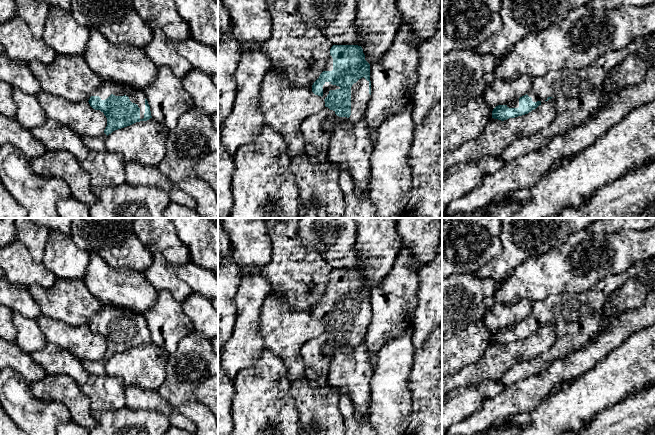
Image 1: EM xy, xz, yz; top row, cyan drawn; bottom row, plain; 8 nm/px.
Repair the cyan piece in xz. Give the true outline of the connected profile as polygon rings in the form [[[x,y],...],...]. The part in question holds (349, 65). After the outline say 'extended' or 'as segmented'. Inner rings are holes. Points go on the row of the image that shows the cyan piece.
[[[333,45],[324,71],[312,85],[312,92],[324,98],[325,107],[307,117],[300,125],[304,136],[304,153],[313,161],[327,161],[330,139],[335,129],[344,122],[356,123],[364,118],[371,95],[370,64],[358,45]]]; extended

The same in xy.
[[[103,80],[88,102],[93,109],[100,110],[106,116],[107,126],[104,133],[107,136],[115,130],[152,118],[150,106],[142,90],[111,80]]]; extended

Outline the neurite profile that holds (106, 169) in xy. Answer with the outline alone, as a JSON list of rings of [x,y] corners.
[[[90,151],[87,158],[81,162],[82,168],[90,175],[91,186],[119,186],[126,182],[124,170],[125,161],[117,153],[108,151]]]

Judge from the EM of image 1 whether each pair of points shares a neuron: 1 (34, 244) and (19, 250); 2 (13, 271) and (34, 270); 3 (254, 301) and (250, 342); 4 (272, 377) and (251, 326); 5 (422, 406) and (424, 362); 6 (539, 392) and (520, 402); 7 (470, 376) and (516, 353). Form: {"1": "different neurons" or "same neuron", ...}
{"1": "different neurons", "2": "same neuron", "3": "same neuron", "4": "different neurons", "5": "same neuron", "6": "same neuron", "7": "same neuron"}

